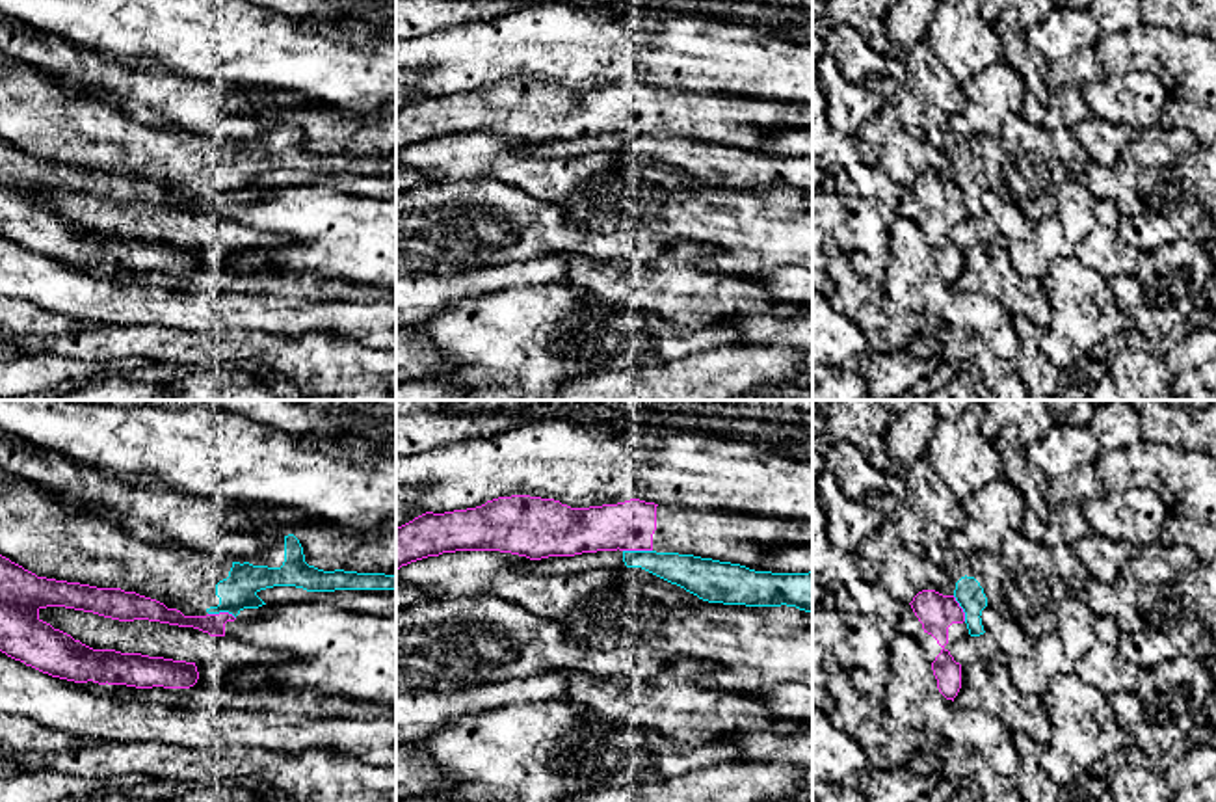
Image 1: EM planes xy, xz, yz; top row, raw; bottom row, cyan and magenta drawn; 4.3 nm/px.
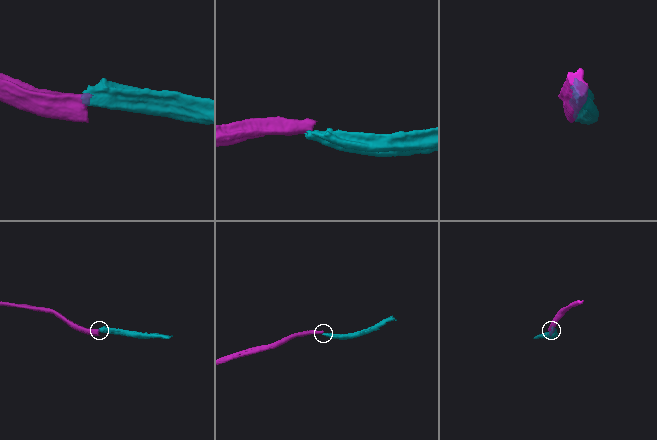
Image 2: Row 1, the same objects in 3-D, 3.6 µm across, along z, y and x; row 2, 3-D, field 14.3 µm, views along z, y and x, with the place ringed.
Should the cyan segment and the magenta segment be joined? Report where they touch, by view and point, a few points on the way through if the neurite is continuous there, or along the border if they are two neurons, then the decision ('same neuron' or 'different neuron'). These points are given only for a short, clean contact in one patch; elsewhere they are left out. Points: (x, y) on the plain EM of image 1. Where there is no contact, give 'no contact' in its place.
xz (638, 134) | different neuron

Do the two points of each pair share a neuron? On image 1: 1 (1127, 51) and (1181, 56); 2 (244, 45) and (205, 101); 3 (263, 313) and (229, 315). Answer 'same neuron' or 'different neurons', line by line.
1: same neuron
2: different neurons
3: same neuron

